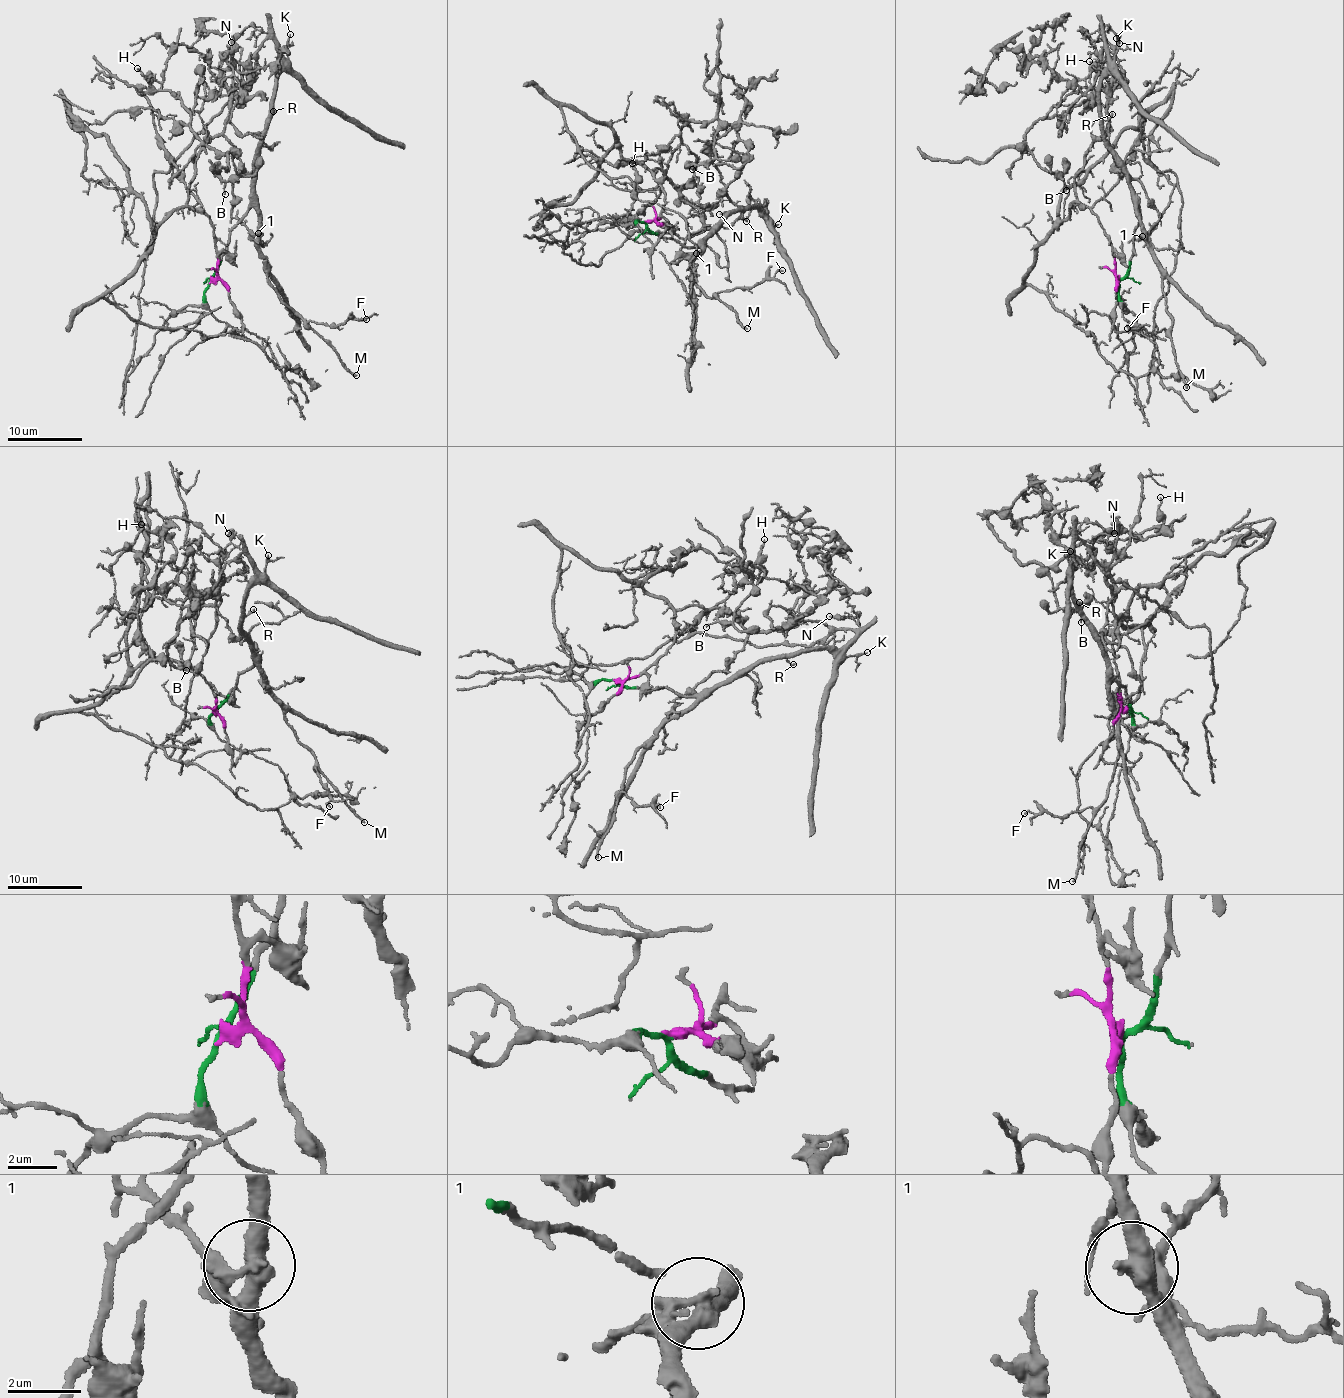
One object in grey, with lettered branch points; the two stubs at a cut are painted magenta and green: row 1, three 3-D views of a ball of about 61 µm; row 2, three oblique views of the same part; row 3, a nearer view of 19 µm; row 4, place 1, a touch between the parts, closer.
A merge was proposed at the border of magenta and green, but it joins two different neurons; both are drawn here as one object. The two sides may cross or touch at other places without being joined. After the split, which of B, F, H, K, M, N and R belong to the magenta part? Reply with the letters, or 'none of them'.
B, H

